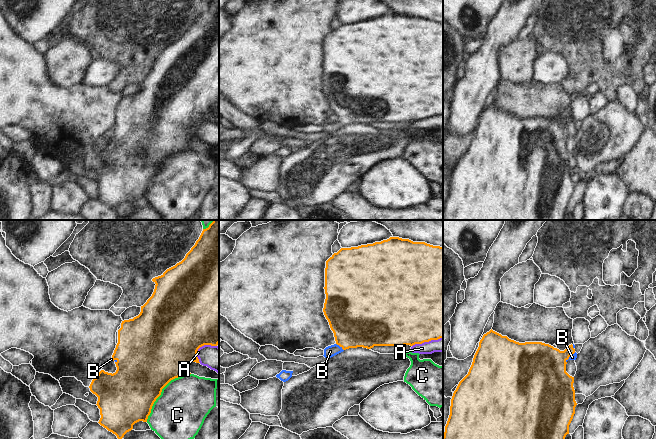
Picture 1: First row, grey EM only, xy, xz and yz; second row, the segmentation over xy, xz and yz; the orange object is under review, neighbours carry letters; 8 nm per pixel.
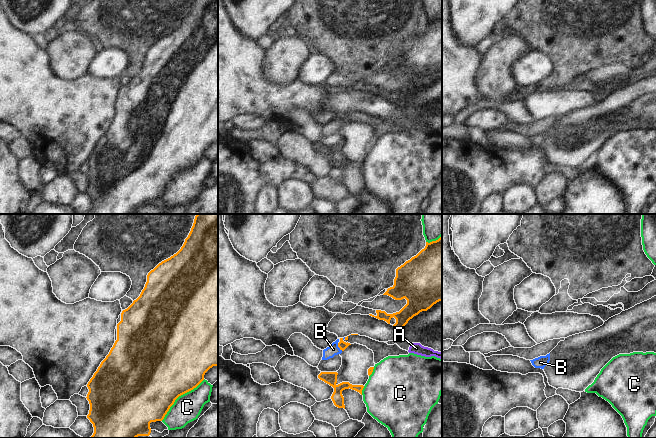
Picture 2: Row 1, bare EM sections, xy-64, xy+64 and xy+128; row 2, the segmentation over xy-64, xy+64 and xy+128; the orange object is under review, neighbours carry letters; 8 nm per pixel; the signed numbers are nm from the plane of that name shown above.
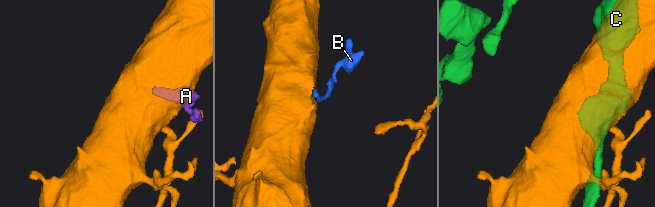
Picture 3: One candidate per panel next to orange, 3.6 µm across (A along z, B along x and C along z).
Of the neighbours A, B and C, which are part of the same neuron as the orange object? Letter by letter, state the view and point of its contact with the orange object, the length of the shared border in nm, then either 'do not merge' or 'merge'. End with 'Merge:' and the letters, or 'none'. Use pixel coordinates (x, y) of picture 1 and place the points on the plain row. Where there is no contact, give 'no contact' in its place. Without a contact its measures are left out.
A: contact xz (427, 117); length 260 nm; do not merge
B: contact xz (340, 122); length 90 nm; merge
C: contact xy (161, 167); length 550 nm; do not merge
Merge: B

